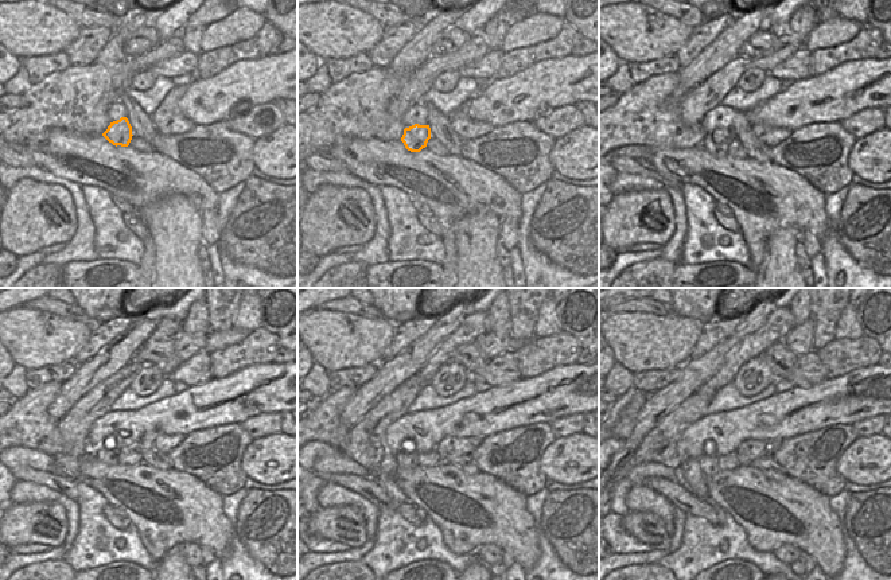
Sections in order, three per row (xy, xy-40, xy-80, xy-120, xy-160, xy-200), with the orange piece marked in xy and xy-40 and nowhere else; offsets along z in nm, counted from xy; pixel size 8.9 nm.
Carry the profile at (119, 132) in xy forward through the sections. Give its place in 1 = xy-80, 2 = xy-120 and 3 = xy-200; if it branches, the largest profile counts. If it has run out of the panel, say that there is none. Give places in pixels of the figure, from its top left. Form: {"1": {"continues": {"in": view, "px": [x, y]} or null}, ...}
{"1": {"continues": {"in": "xy-80", "px": [716, 143]}}, "2": {"continues": {"in": "xy-120", "px": [109, 455]}}, "3": {"continues": {"in": "xy-200", "px": [708, 463]}}}

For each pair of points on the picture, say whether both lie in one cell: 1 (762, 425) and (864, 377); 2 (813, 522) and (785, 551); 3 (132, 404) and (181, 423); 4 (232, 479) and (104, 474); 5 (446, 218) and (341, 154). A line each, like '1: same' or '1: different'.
1: same
2: different
3: different
4: different
5: same

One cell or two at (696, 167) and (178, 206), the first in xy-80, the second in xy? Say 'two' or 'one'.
two

